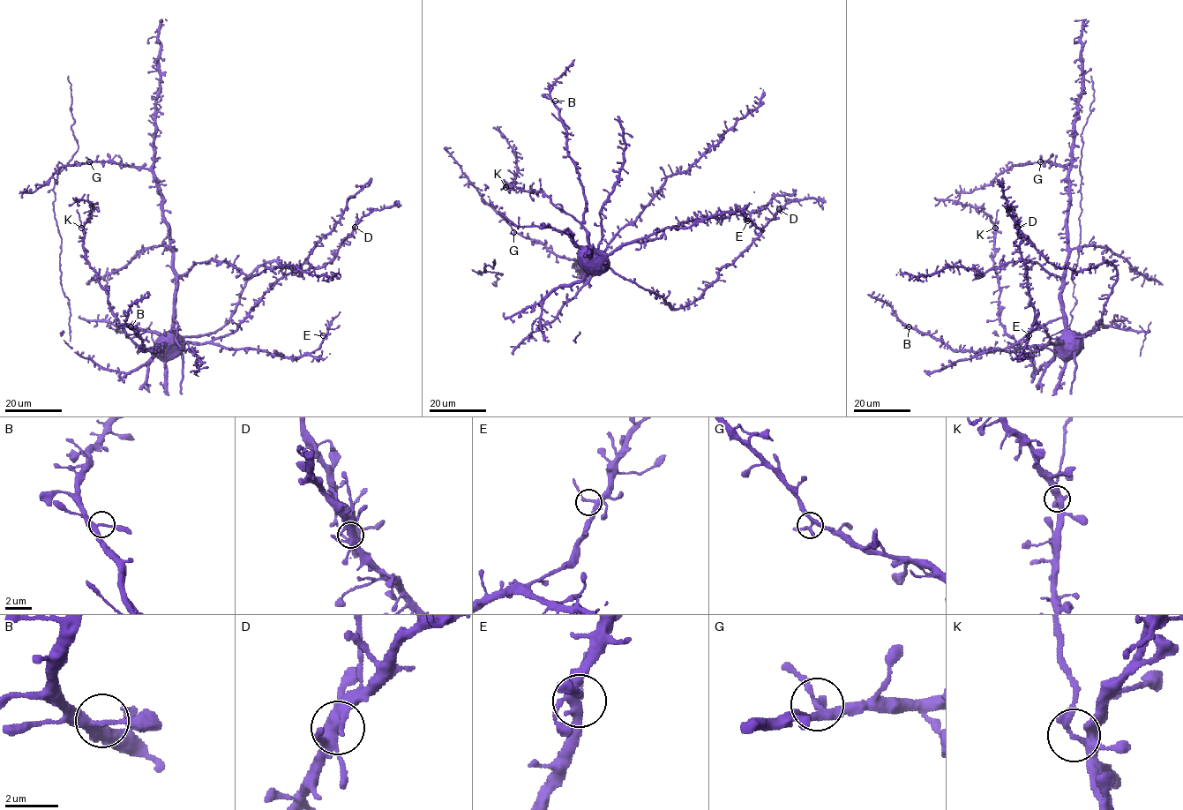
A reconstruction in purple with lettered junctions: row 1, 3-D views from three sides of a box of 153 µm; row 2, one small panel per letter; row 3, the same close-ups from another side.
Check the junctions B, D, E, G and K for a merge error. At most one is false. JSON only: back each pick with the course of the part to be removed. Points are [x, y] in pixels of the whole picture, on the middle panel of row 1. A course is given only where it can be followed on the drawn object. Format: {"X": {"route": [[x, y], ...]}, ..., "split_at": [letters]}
{"split_at": ["K"]}

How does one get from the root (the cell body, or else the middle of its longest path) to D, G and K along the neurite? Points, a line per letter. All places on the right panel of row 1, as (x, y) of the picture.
D: (1070, 338), (1086, 336), (1096, 328), (1116, 279), (1116, 270), (1106, 261), (1076, 271), (1055, 267), (1018, 227)
G: (1070, 338), (1065, 337), (1061, 298), (1062, 273), (1067, 255), (1069, 172), (1065, 167), (1040, 161)
K: (1070, 338), (1065, 338), (1059, 343), (1022, 348), (1006, 332), (999, 321), (999, 281), (993, 266), (995, 227)

